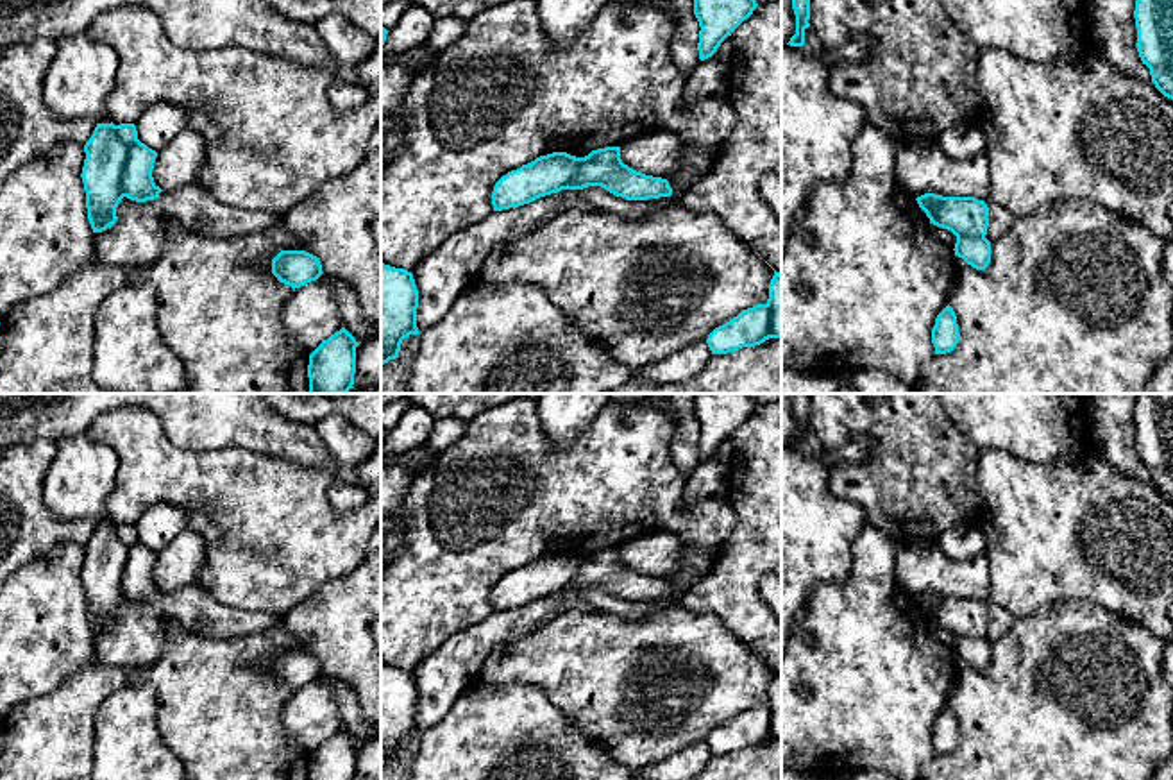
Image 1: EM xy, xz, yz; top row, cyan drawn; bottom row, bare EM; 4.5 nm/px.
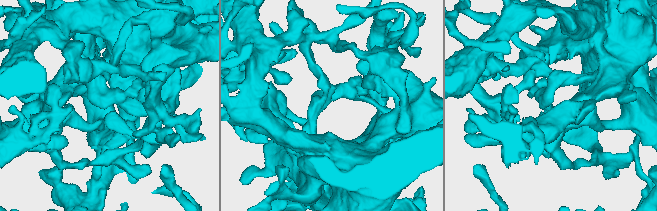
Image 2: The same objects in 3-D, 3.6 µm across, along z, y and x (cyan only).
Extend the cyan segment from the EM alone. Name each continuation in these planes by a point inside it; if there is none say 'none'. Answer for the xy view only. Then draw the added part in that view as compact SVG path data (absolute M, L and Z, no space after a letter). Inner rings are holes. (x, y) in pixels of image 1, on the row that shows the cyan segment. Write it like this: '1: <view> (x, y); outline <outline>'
1: xy (160, 124); outline M159 102L136 120L138 140L159 152L170 140L188 127L188 113L173 104Z

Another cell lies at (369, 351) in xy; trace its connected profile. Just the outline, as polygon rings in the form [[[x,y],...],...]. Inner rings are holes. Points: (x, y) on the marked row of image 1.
[[[381,336],[368,338],[356,347],[354,388],[381,386]]]

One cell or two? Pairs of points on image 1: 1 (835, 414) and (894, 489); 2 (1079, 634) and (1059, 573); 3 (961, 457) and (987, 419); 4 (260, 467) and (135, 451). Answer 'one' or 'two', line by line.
1: one
2: two
3: two
4: one

